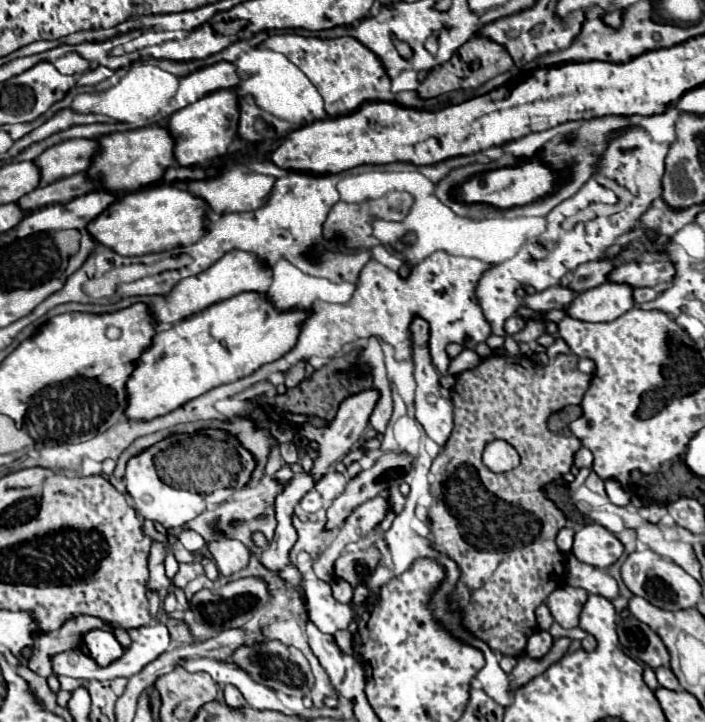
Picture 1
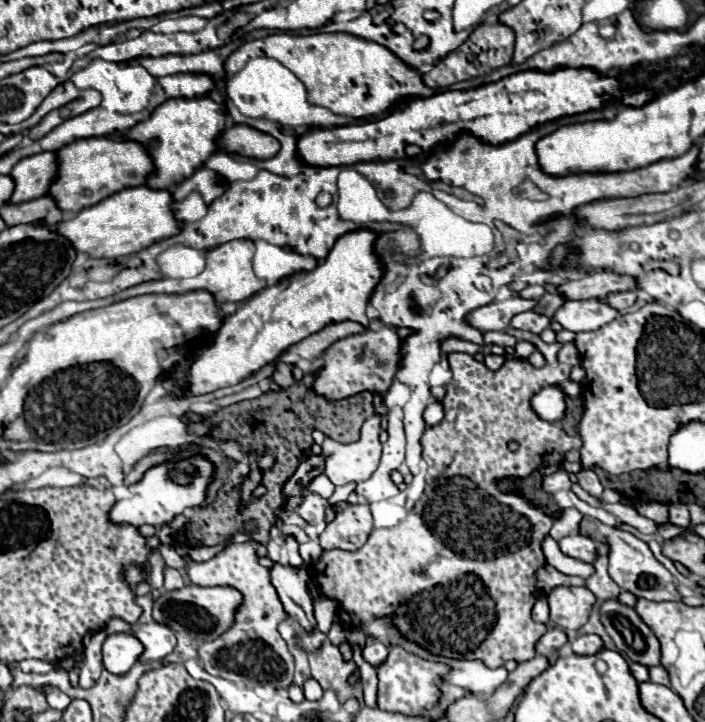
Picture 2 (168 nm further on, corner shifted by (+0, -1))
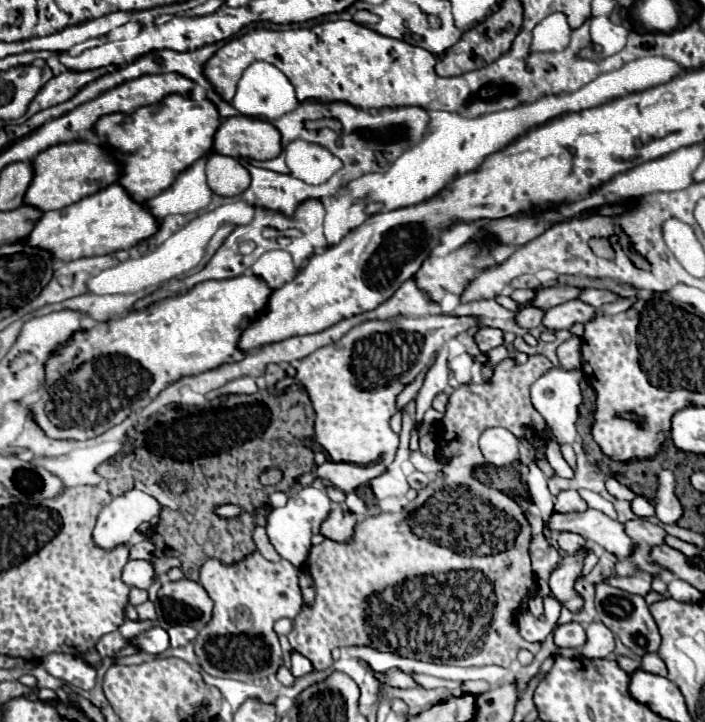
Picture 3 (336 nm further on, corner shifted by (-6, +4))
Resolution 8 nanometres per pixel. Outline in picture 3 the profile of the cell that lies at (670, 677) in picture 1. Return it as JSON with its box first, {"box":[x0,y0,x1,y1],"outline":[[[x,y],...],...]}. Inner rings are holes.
{"box":[642,653,666,677],"outline":[[[648,653],[642,657],[642,669],[648,673],[654,673],[654,675],[662,675],[662,677],[666,675],[666,665],[656,653]]]}

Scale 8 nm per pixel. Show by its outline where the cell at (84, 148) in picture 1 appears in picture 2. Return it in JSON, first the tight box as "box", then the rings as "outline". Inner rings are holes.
{"box":[10,152,58,204],"outline":[[[42,152],[28,156],[12,168],[10,176],[14,176],[16,182],[10,202],[18,204],[22,200],[34,200],[38,196],[44,196],[58,178],[58,154]]]}

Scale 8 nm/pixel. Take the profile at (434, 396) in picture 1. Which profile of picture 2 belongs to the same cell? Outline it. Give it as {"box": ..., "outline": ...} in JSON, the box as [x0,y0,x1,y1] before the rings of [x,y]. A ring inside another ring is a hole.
{"box":[424,400,444,426],"outline":[[[432,400],[424,410],[424,422],[426,426],[436,426],[444,420],[444,406],[438,400]]]}

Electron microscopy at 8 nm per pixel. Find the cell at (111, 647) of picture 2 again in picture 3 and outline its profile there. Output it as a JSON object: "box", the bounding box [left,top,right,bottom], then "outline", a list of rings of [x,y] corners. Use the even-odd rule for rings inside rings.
{"box":[132,627,170,655],"outline":[[[152,627],[152,629],[148,629],[146,633],[142,633],[142,635],[138,635],[136,639],[132,639],[132,643],[134,643],[136,647],[140,647],[142,651],[146,651],[146,653],[158,655],[158,653],[162,653],[162,651],[166,651],[166,649],[170,647],[170,637],[168,637],[166,629],[162,629],[162,627]]]}

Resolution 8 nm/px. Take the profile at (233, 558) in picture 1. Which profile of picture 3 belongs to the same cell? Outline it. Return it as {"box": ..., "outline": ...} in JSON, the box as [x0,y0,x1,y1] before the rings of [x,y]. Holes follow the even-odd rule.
{"box":[194,551,302,681],"outline":[[[258,551],[248,555],[244,563],[224,567],[216,559],[208,559],[200,571],[200,585],[214,601],[212,619],[198,633],[194,647],[200,667],[214,675],[236,681],[254,681],[274,675],[282,665],[282,651],[274,633],[274,623],[282,617],[296,617],[302,607],[302,591],[298,583],[300,569],[290,561],[266,561]]]}

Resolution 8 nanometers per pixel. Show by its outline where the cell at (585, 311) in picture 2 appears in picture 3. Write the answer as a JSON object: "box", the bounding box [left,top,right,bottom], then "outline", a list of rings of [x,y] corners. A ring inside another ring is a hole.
{"box":[542,299,596,331],"outline":[[[572,299],[568,303],[562,303],[562,305],[548,309],[544,313],[542,325],[548,331],[562,331],[562,329],[570,329],[574,323],[590,321],[594,317],[594,313],[596,313],[594,307],[582,303],[580,299]]]}

